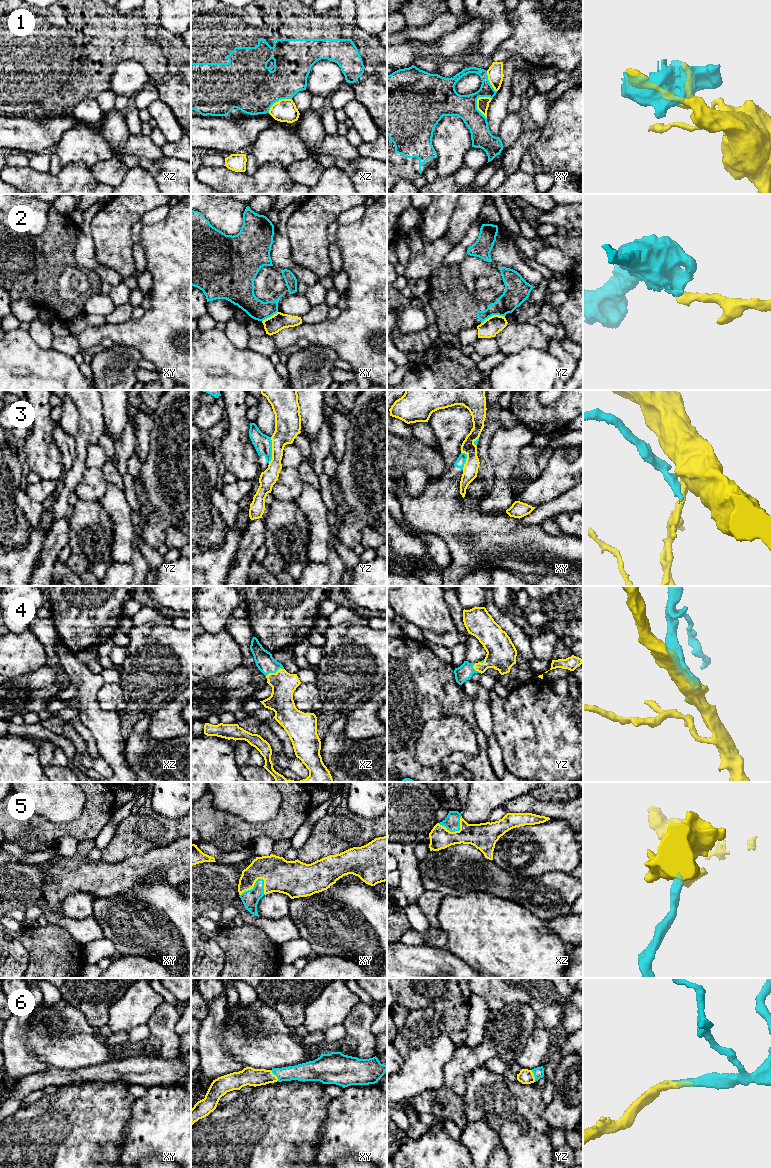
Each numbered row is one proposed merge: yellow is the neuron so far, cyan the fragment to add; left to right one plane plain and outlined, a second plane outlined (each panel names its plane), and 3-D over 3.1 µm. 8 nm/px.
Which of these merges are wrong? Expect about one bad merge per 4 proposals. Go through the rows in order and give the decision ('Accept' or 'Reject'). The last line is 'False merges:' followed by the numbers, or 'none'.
1: Reject
2: Reject
3: Reject
4: Accept
5: Accept
6: Reject
False merges: 1, 2, 3, 6

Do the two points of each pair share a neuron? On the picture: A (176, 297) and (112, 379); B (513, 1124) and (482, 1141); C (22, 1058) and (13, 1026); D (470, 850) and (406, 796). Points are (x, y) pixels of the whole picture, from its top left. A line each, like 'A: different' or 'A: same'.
A: different
B: different
C: same
D: different

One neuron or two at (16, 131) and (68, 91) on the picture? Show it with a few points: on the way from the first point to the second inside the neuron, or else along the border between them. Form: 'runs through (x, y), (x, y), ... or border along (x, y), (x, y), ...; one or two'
border along (15, 115), (31, 116); two

